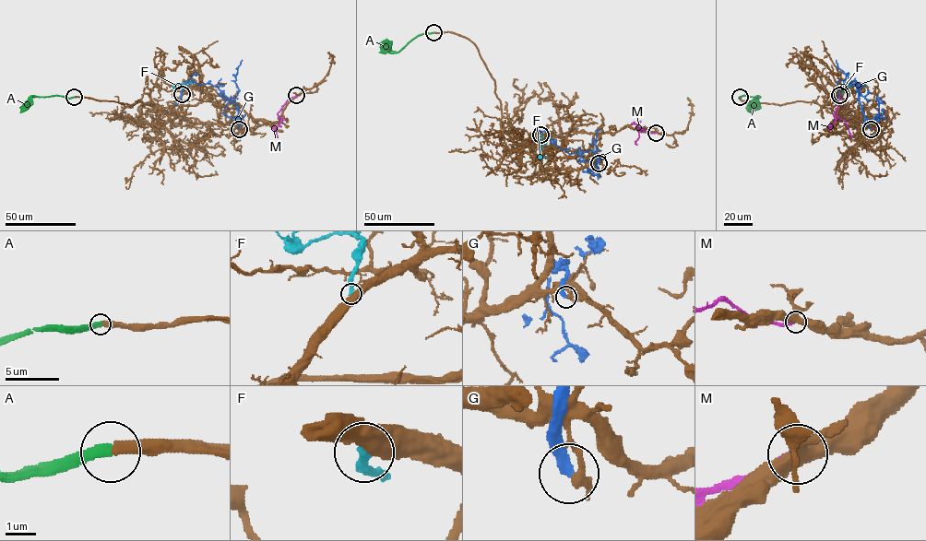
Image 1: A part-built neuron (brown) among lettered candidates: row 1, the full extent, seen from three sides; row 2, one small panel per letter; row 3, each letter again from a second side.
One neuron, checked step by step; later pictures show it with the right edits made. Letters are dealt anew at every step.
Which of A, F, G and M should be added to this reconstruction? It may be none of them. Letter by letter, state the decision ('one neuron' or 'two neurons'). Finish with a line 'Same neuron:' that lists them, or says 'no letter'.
A: one neuron
F: two neurons
G: two neurons
M: two neurons
Same neuron: A

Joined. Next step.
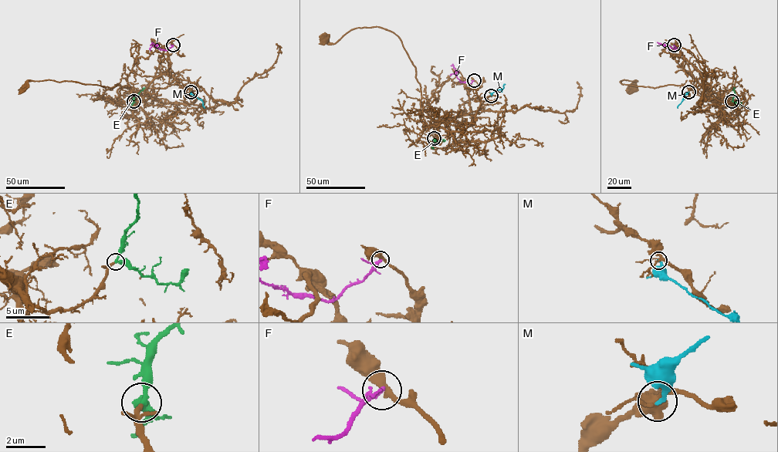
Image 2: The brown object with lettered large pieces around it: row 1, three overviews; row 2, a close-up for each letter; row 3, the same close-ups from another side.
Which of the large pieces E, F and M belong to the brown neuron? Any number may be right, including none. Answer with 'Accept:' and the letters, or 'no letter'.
Accept: E

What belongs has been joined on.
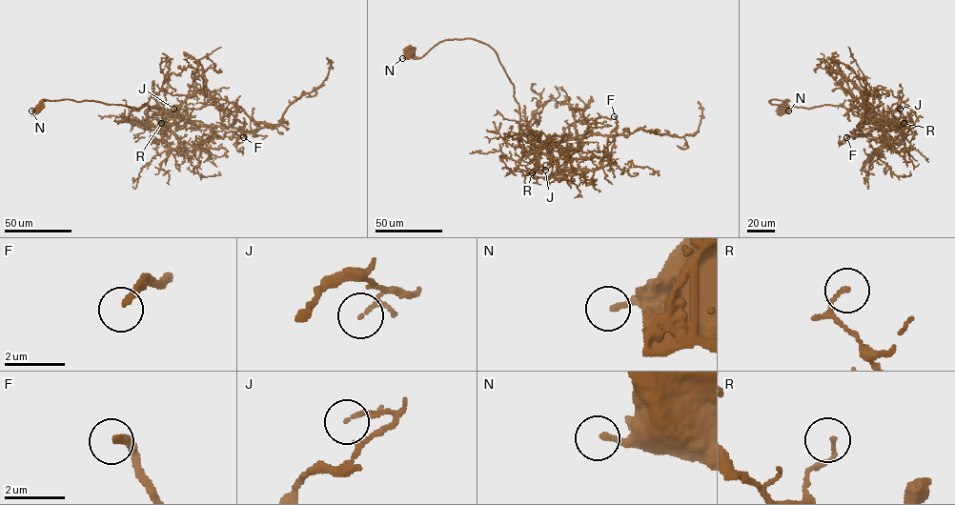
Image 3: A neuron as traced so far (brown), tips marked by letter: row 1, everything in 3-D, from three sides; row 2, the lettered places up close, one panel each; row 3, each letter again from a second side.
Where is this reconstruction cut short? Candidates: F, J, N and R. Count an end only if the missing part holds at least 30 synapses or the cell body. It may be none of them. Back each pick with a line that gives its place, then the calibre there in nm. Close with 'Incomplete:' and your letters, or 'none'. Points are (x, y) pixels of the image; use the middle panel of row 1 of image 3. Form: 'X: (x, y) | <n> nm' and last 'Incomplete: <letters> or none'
F: (614, 116) | 240 nm
Incomplete: F

